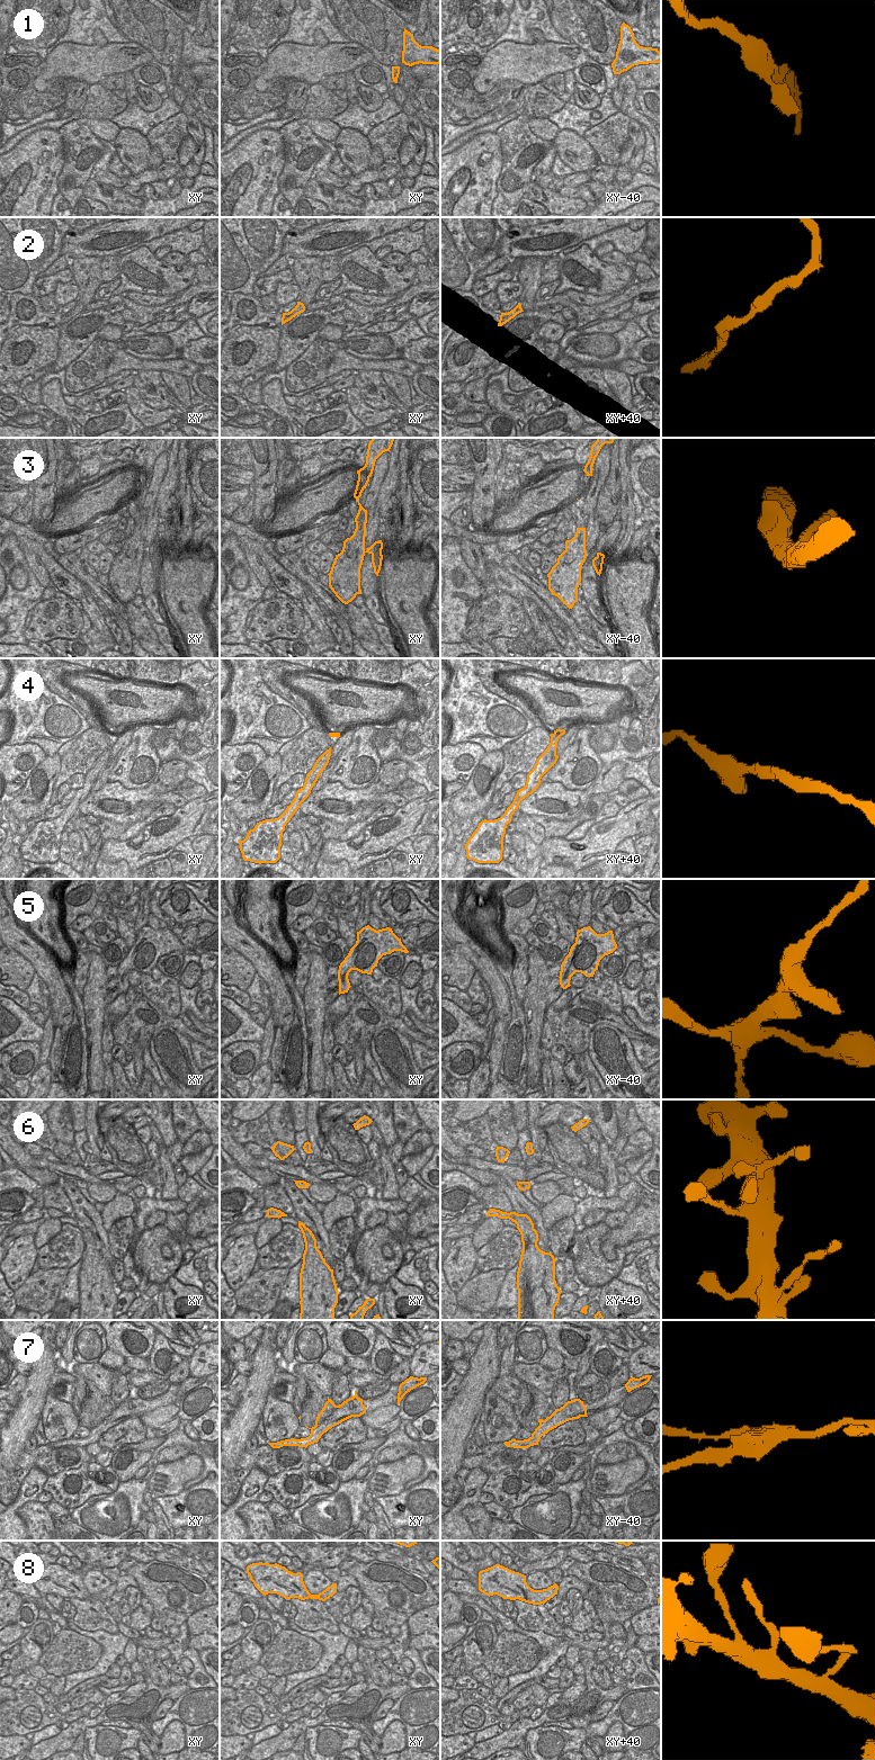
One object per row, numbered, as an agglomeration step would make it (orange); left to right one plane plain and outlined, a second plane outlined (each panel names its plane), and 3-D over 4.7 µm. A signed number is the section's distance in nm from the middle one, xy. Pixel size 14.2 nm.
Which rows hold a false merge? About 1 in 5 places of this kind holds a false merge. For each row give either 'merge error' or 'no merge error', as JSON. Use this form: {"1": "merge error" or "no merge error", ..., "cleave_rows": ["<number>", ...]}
{"1": "no merge error", "2": "no merge error", "3": "no merge error", "4": "no merge error", "5": "no merge error", "6": "no merge error", "7": "merge error", "8": "merge error", "cleave_rows": ["7", "8"]}

